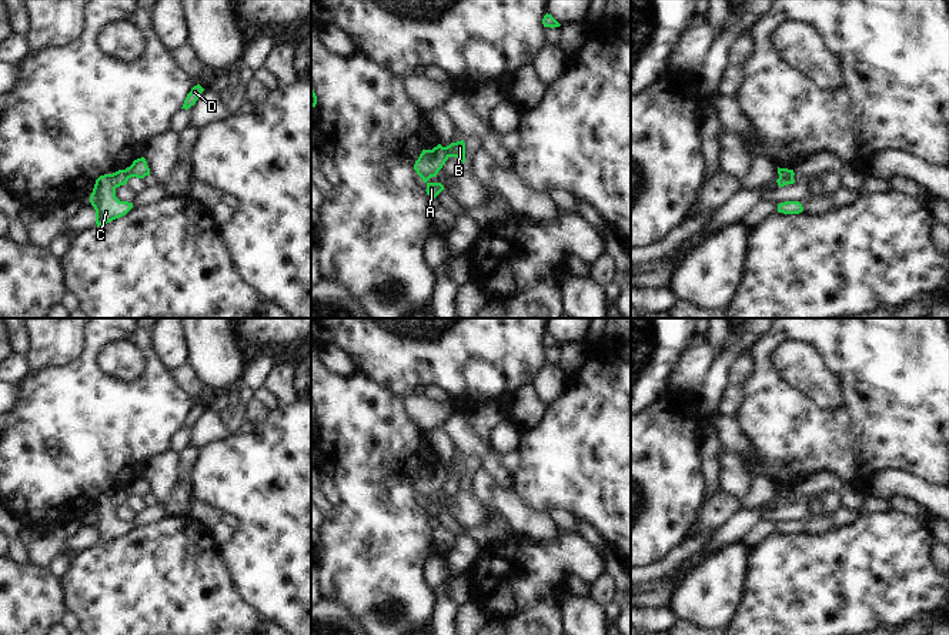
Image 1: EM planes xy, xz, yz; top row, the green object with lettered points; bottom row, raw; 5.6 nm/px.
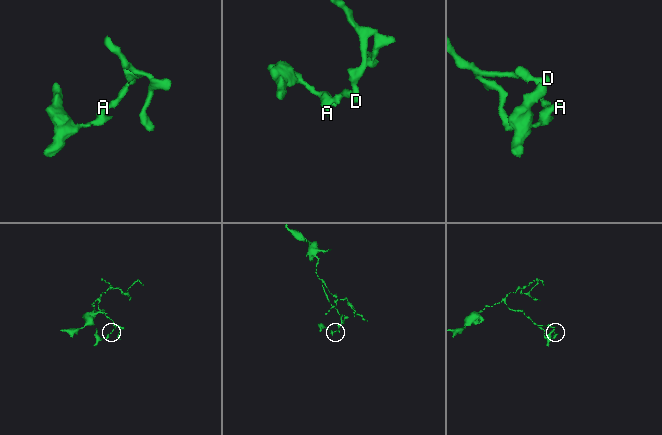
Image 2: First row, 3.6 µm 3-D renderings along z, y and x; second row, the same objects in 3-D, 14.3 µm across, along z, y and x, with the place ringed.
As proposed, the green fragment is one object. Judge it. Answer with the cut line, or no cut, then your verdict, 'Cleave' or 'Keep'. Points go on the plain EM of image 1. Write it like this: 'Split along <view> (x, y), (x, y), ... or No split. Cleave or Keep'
Split along xz (444, 467), (448, 475). Cleave

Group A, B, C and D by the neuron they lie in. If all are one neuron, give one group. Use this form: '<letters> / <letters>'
A C / B D

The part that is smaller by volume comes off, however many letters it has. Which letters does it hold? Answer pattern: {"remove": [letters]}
{"remove": ["A", "C"]}

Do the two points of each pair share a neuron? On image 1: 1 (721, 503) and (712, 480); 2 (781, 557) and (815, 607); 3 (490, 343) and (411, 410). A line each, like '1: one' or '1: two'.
1: two
2: one
3: two

